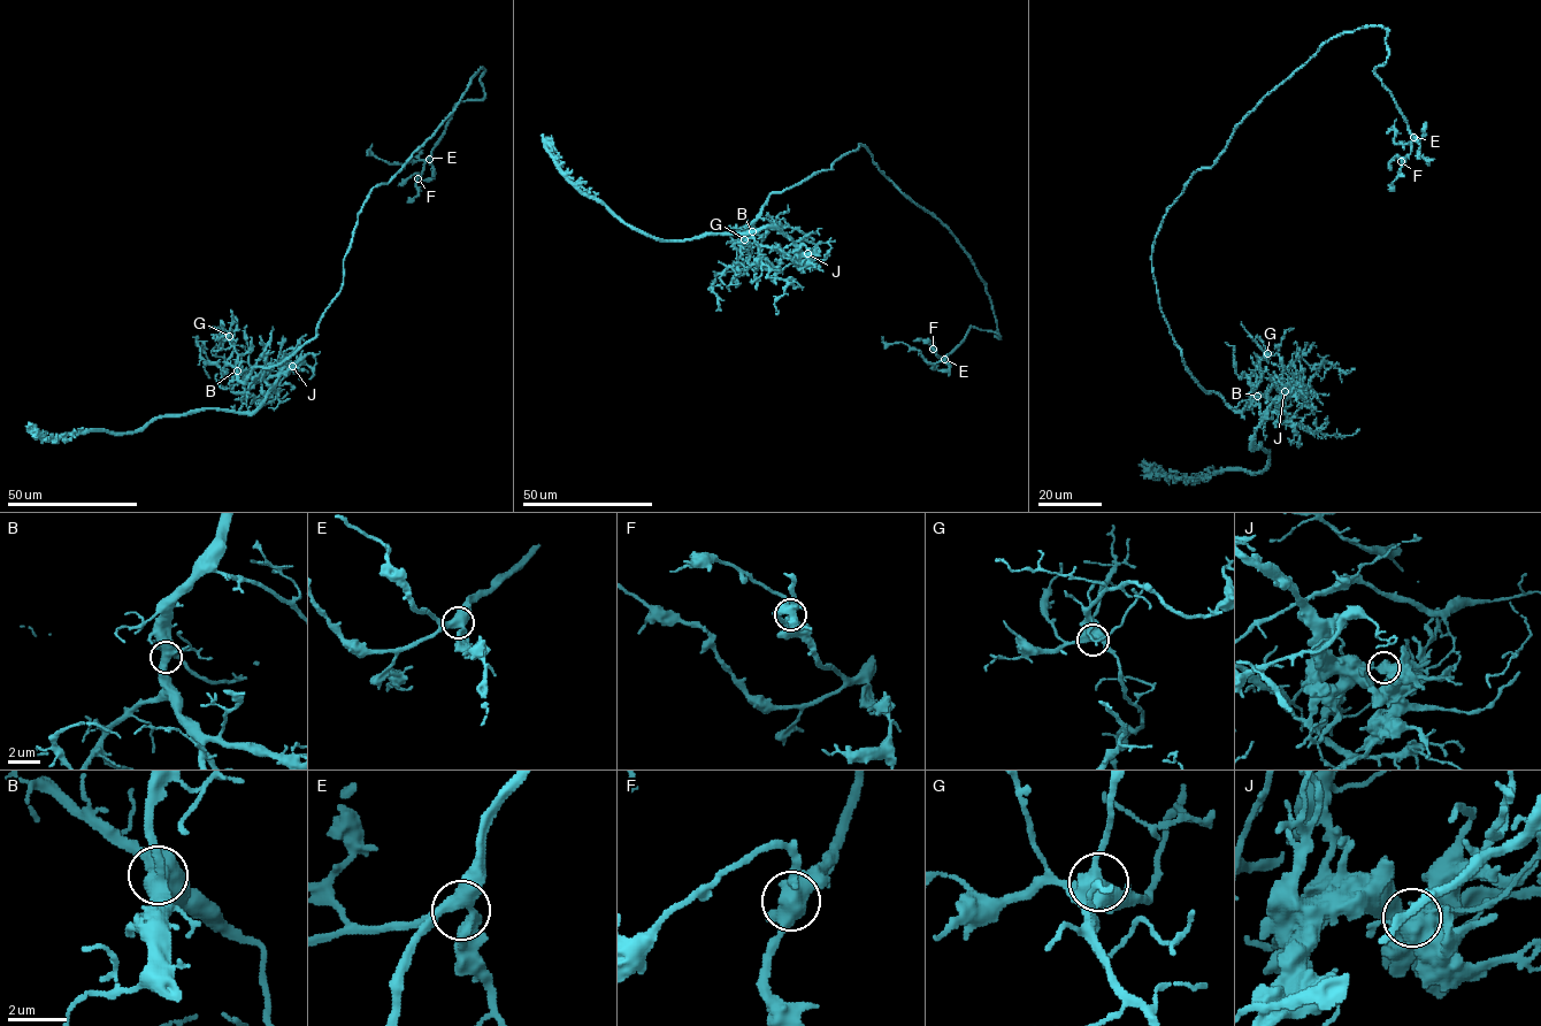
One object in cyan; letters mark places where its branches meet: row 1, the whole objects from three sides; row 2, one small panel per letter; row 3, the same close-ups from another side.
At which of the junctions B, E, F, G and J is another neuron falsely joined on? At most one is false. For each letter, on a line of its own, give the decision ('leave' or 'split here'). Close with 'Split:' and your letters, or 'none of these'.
B: leave
E: leave
F: leave
G: leave
J: split here
Split: J

